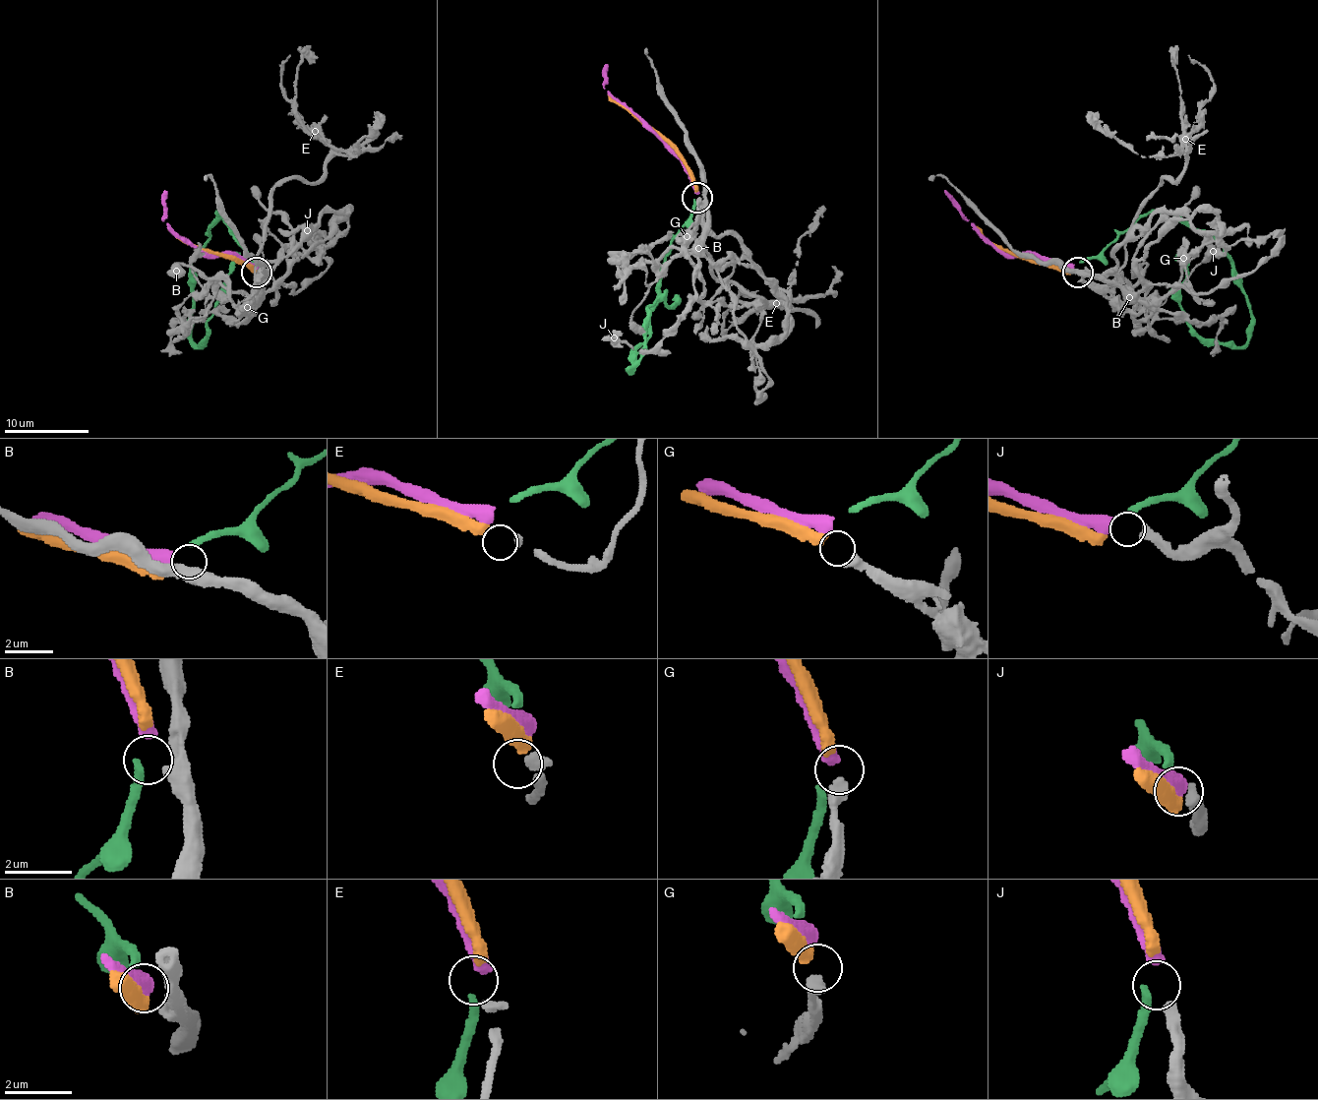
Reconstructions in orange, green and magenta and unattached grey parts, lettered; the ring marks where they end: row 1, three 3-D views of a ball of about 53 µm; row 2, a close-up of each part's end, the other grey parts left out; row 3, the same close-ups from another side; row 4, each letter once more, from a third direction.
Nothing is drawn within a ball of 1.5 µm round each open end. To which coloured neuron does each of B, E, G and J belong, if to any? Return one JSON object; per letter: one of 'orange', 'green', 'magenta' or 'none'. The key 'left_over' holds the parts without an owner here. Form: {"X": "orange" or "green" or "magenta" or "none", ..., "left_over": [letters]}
{"B": "green", "E": "none", "G": "orange", "J": "magenta", "left_over": ["E"]}

